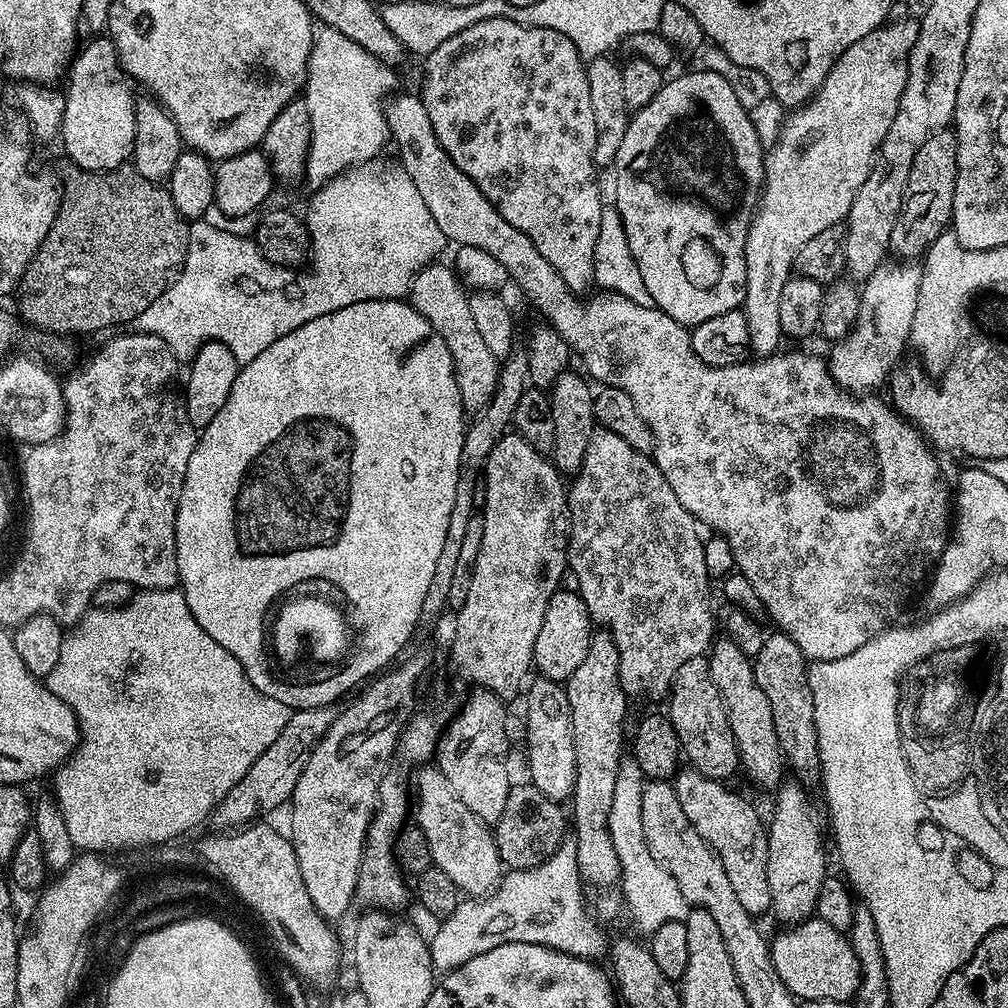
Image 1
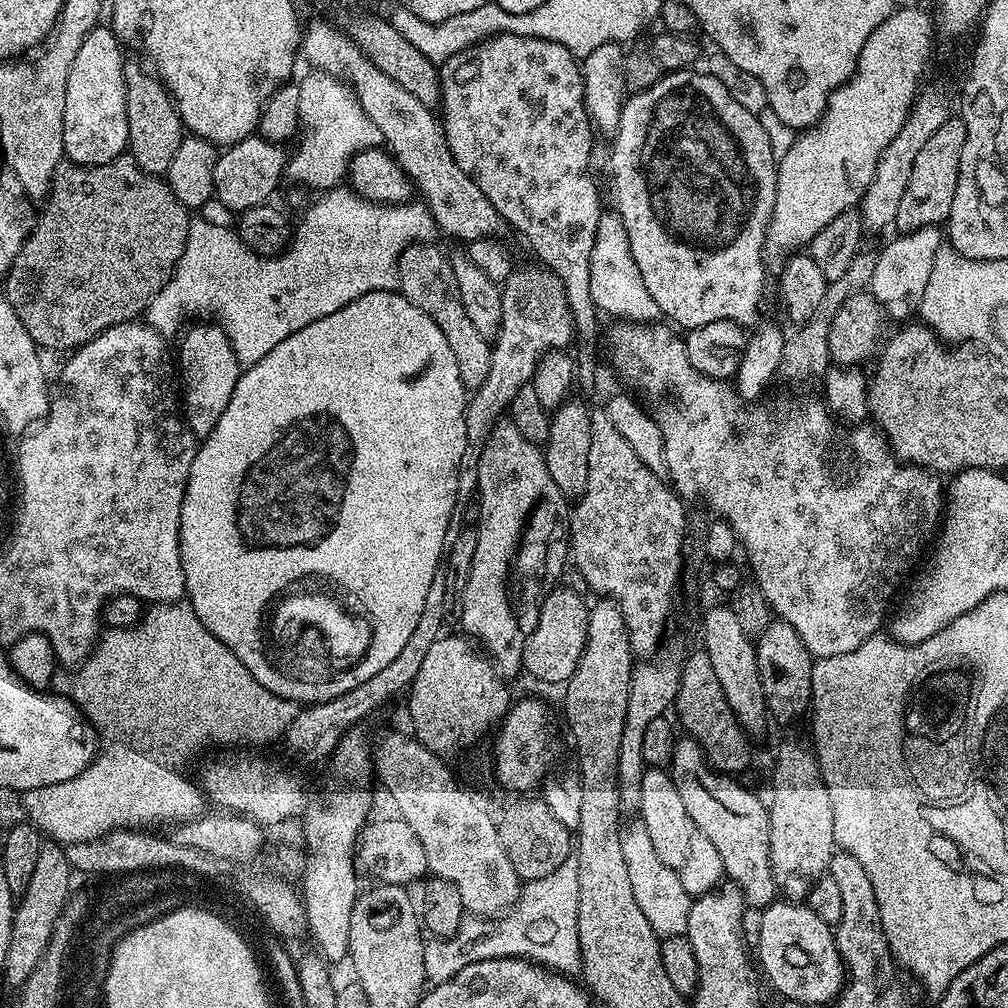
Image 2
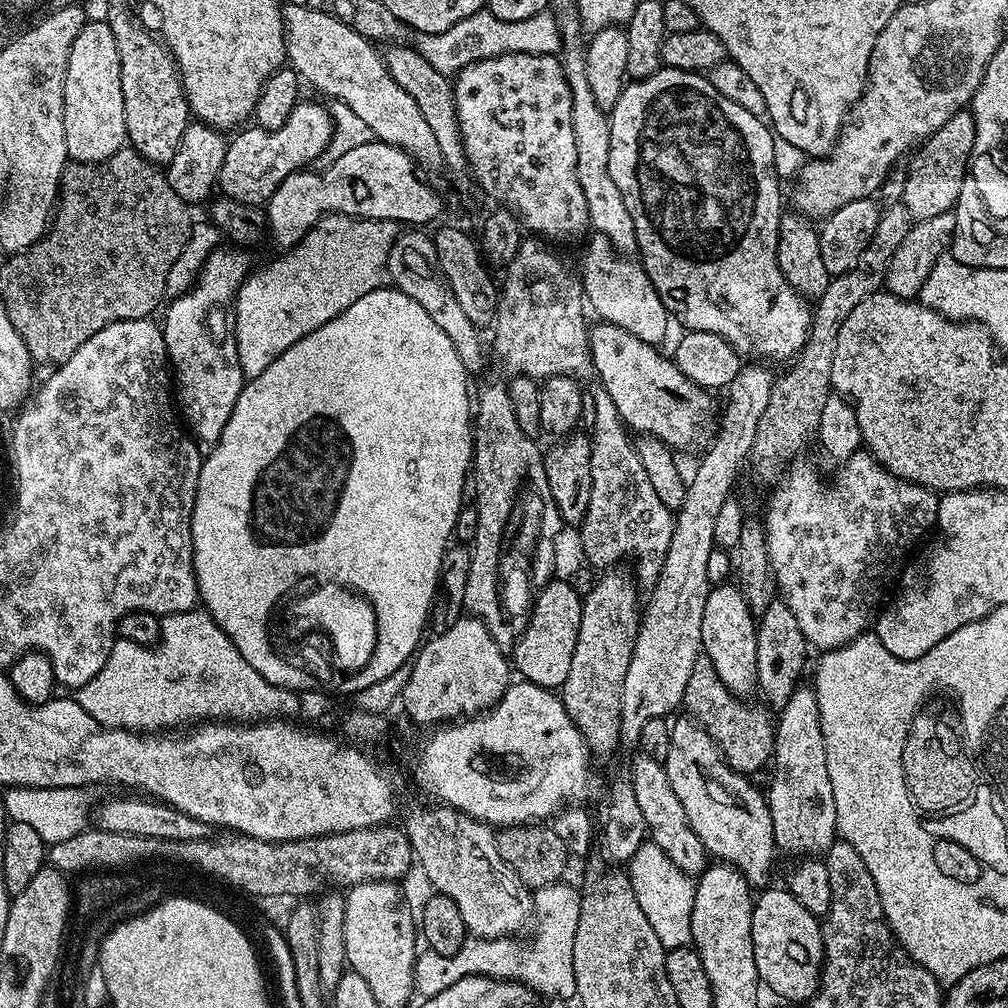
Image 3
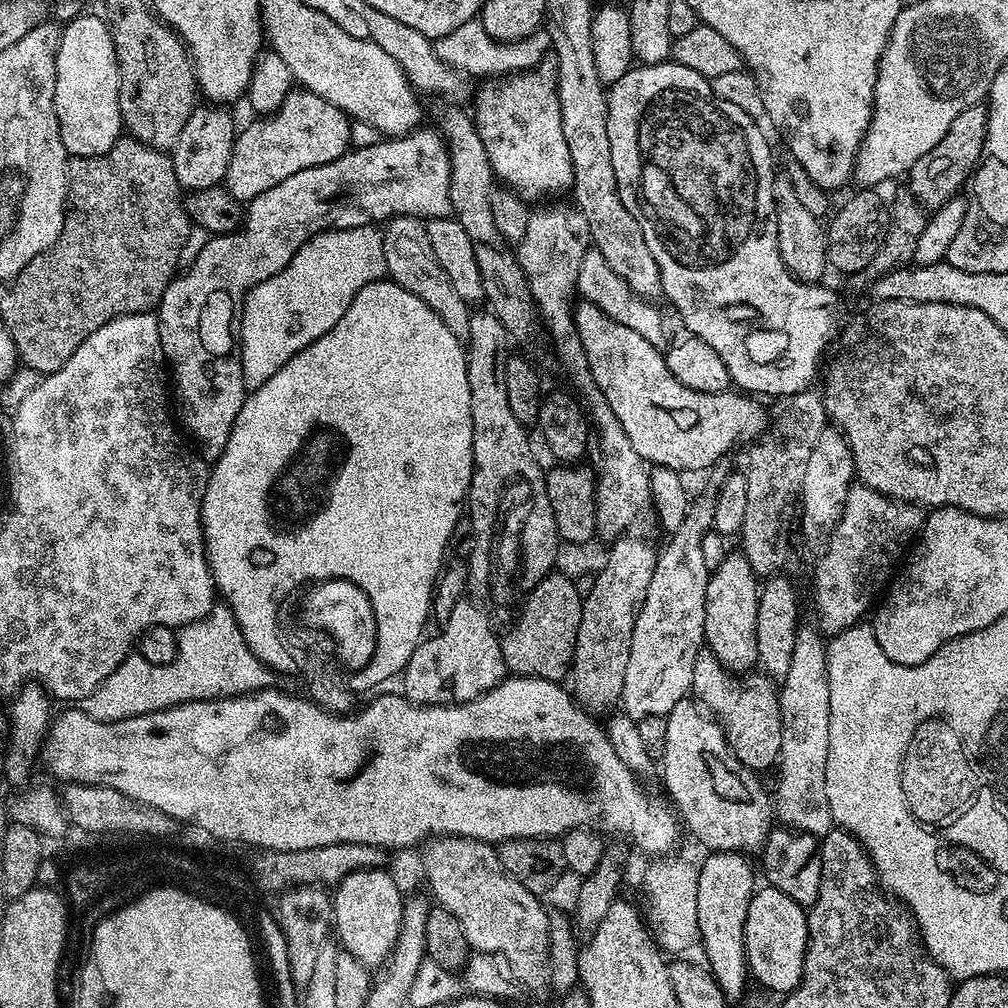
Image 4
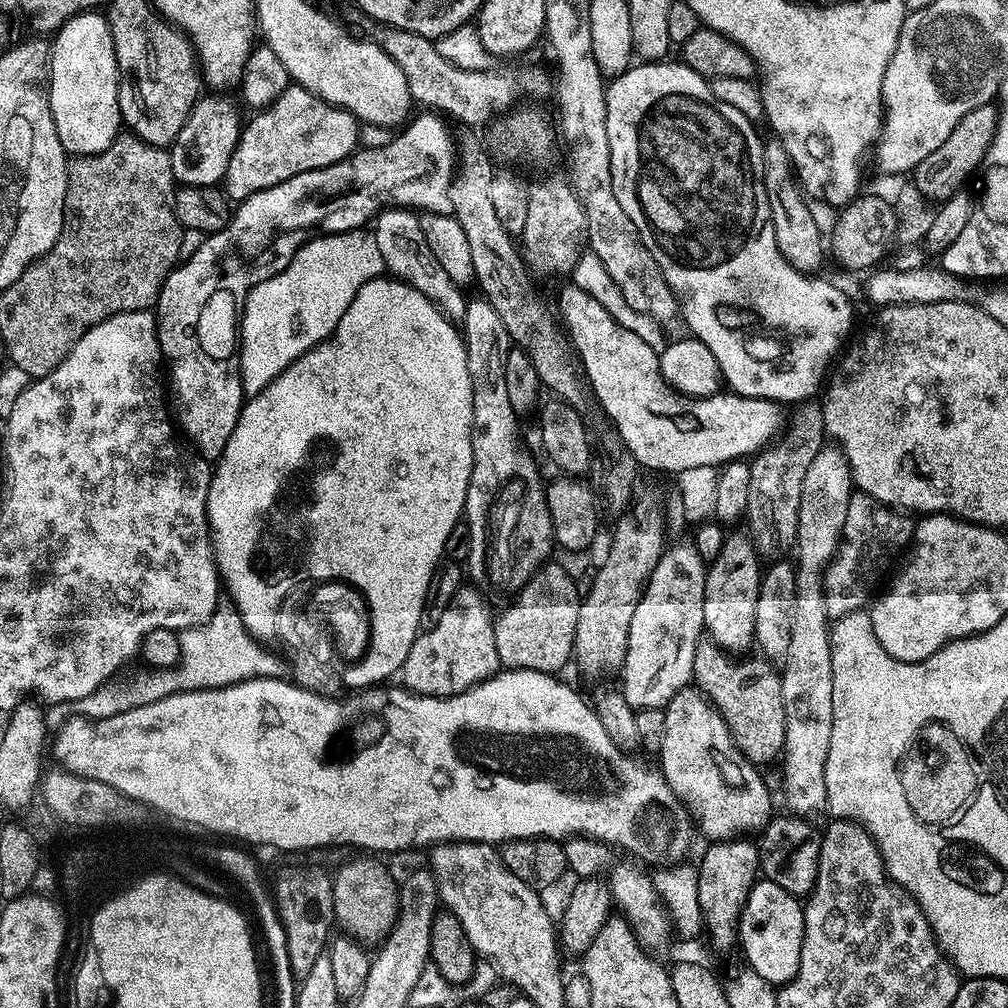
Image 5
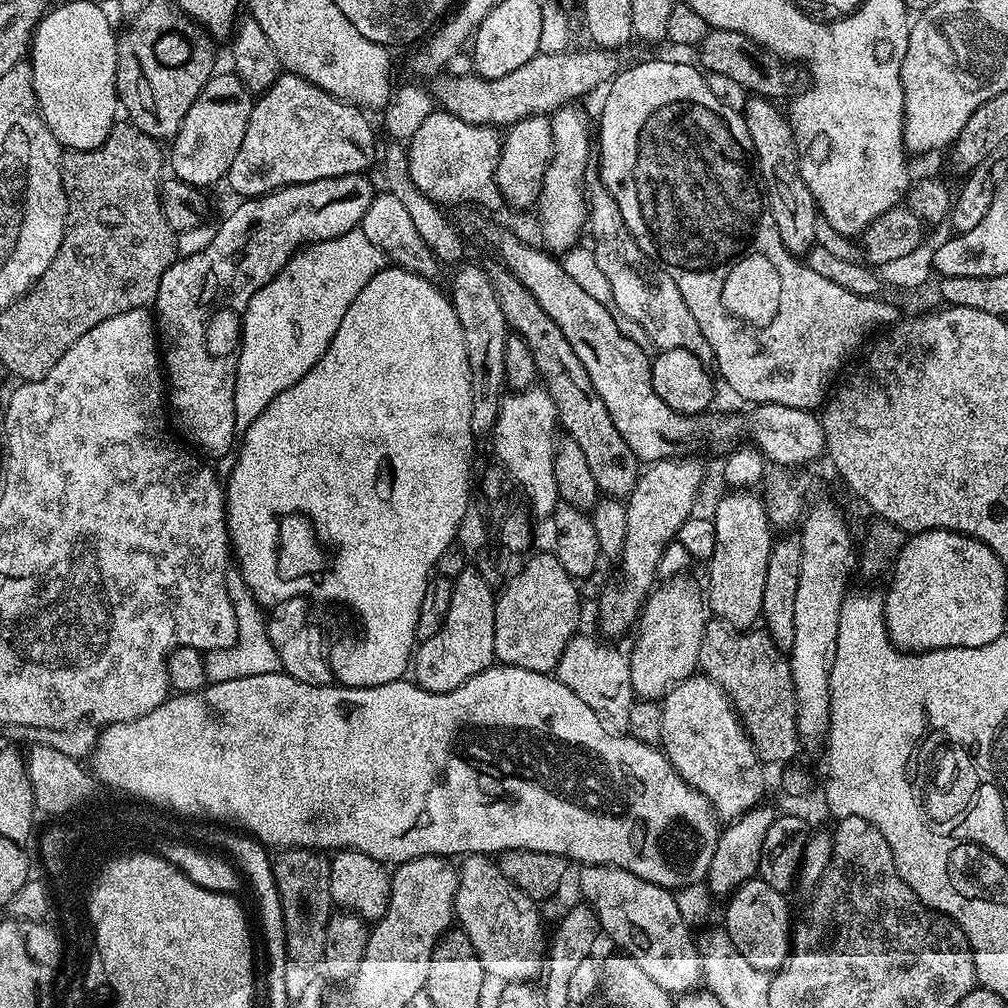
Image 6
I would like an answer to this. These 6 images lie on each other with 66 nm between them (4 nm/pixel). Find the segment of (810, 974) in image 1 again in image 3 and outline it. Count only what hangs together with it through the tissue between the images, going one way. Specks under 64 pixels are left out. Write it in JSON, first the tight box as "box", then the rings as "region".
{"box":[752,886,824,1002],"region":[[[768,886],[755,897],[752,905],[752,945],[754,946],[754,966],[758,966],[760,983],[776,996],[784,1000],[807,1002],[816,995],[820,987],[820,970],[824,962],[824,934],[821,921],[798,898],[788,893],[787,887]]]}

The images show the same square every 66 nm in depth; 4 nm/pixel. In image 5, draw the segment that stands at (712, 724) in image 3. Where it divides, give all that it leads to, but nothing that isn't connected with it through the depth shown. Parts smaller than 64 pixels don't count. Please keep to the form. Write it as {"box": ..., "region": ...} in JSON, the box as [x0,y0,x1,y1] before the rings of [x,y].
{"box":[692,638,786,766],"region":[[[711,638],[701,639],[700,645],[694,650],[694,670],[692,678],[695,687],[699,688],[712,704],[719,709],[736,745],[740,752],[750,763],[757,766],[765,766],[772,759],[779,757],[784,751],[784,739],[786,738],[786,706],[782,700],[782,682],[780,672],[775,668],[773,661],[763,655],[748,656],[752,654],[736,655],[726,648],[720,647]]]}

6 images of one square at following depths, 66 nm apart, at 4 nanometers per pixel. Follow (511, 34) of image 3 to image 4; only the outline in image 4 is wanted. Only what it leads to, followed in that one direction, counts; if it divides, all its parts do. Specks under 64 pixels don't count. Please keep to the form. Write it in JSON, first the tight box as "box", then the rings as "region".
{"box":[434,18,550,78],"region":[[[473,18],[462,22],[462,26],[458,26],[458,30],[450,30],[450,34],[440,37],[434,42],[434,46],[438,58],[465,77],[498,78],[503,74],[536,67],[545,59],[544,51],[546,53],[549,51],[550,41],[547,31],[544,30],[532,32],[520,40],[496,40],[490,34],[486,34],[484,25],[480,23],[479,19]]]}

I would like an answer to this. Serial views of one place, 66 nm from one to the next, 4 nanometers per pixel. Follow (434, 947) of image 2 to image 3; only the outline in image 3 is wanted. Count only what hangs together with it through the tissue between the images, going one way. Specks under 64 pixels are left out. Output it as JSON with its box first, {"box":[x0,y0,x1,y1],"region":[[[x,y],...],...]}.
{"box":[415,882,580,1000],"region":[[[567,882],[535,889],[532,911],[534,929],[536,928],[532,940],[510,936],[485,940],[482,936],[472,936],[465,939],[458,954],[439,954],[429,947],[421,949],[415,962],[415,991],[428,999],[467,976],[495,976],[527,984],[542,996],[557,996],[560,1000],[573,999],[576,996],[576,983],[572,969],[572,951],[580,913],[577,889],[572,889]]]}

